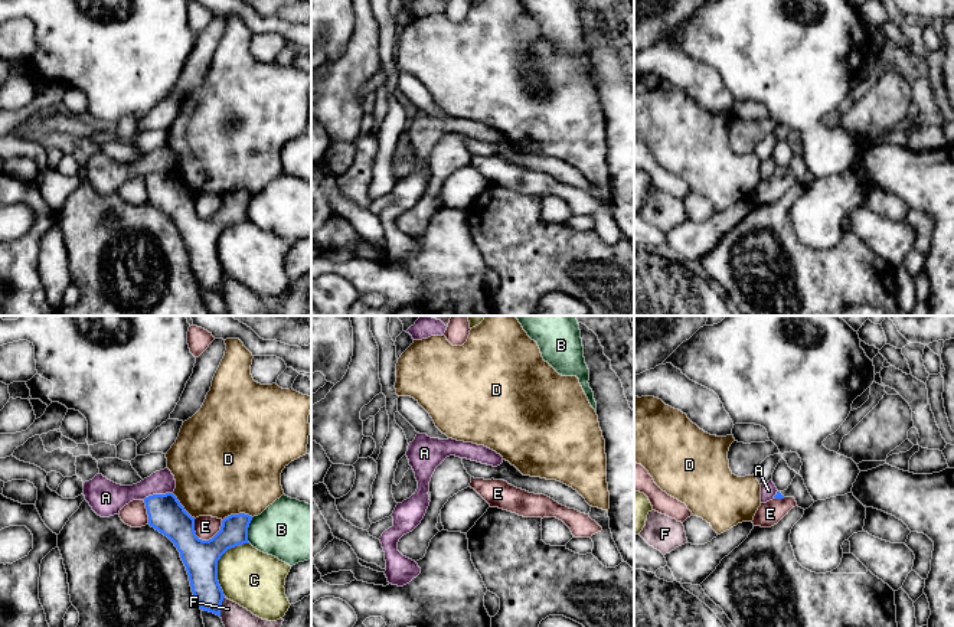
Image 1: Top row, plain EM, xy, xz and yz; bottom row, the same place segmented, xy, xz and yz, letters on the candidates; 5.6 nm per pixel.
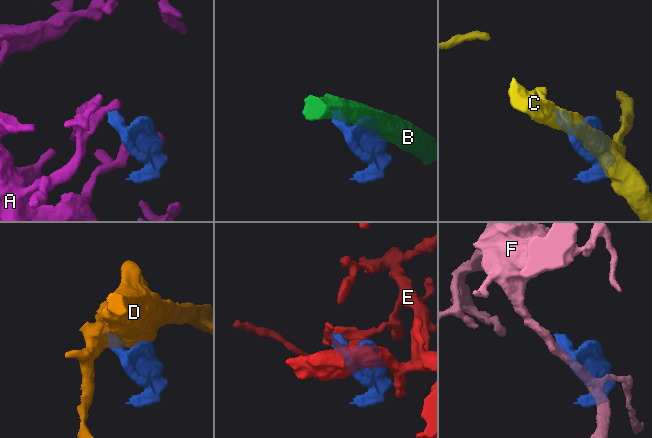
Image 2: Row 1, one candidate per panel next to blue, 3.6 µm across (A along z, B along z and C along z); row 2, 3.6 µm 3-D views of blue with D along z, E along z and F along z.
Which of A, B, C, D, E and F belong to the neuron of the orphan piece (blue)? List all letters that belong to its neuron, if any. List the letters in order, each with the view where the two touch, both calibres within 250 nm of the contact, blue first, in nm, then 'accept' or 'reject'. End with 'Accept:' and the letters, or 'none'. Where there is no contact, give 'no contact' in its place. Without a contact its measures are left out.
A: xy | 200/160 nm | reject
B: xy | 160/340 nm | reject
C: xy | 190/320 nm | reject
D: xy | 160/480 nm | reject
E: xy | 190/130 nm | reject
F: xy | 180/260 nm | reject
Accept: none

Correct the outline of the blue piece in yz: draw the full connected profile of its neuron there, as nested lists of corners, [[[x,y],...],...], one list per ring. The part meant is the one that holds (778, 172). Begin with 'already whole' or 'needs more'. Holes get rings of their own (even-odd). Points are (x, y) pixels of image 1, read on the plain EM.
needs more; [[[795,151],[795,154],[793,156],[787,167],[777,169],[774,174],[775,176],[794,174],[797,179],[797,183],[804,187],[814,180],[800,151]]]

